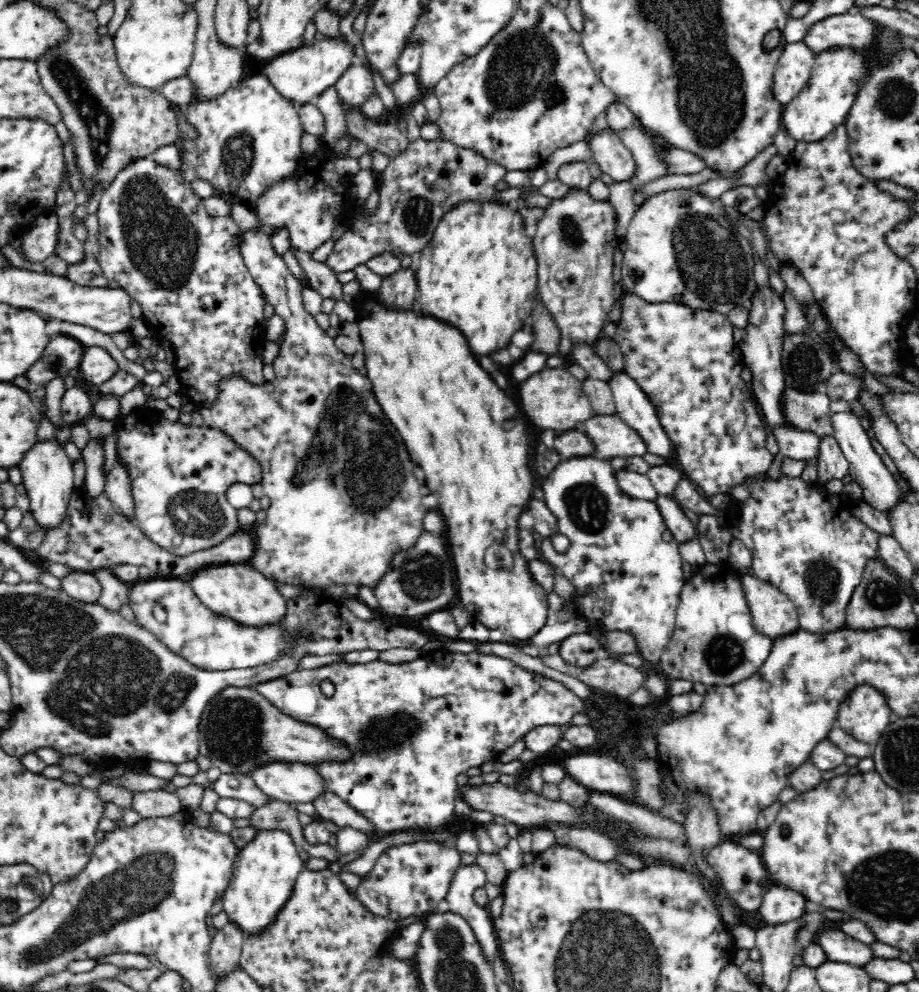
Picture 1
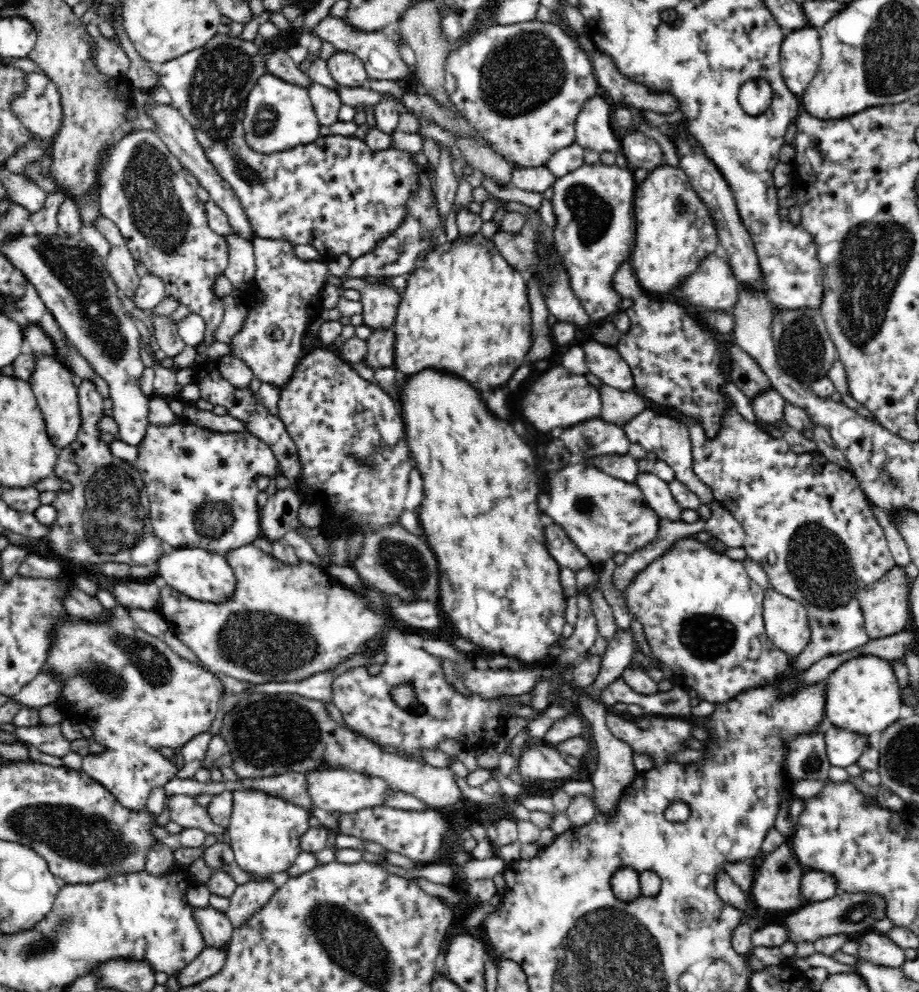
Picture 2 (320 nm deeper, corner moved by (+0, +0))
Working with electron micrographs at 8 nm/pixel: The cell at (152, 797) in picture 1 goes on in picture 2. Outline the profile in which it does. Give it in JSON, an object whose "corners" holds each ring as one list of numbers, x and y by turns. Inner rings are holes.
{"corners":[[172,795,168,806,171,810,170,820,183,828,199,828,206,834,212,834,215,837,217,835,217,841,221,841,227,831,227,828,216,823,209,808,200,806,190,795]]}

